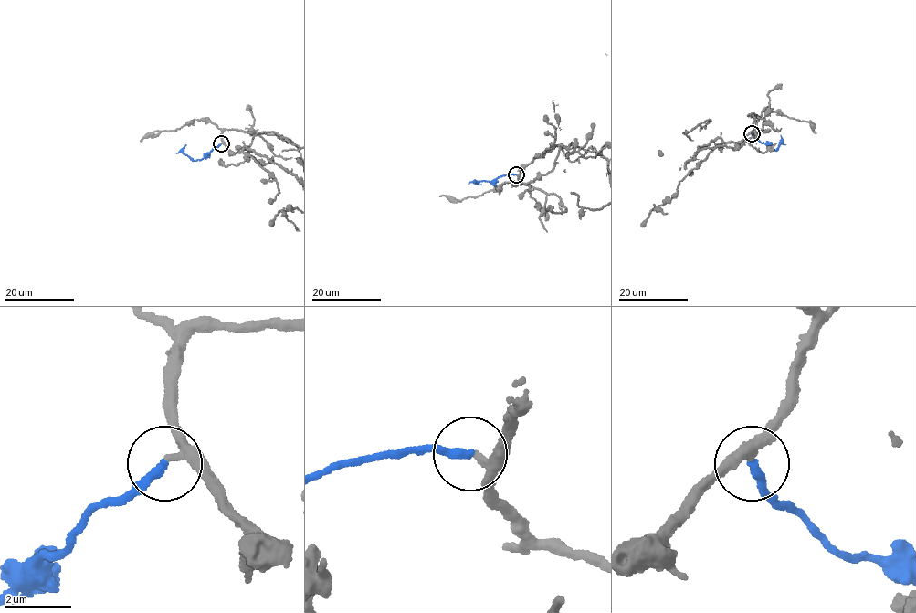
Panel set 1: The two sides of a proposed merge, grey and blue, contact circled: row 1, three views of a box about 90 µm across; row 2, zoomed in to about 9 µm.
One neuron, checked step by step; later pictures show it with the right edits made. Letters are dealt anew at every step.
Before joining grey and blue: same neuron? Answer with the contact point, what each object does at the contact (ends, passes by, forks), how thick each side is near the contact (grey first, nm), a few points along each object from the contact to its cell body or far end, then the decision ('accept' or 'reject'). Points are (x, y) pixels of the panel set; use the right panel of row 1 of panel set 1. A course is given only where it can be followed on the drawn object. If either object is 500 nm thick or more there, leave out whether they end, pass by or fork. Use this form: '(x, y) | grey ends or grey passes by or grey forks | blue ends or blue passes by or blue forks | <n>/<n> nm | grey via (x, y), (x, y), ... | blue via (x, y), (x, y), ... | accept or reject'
(752, 133) | grey passes by | blue ends | 240/260 nm | blue via (752, 132), (773, 150), (776, 151), (780, 143), (785, 144) | accept

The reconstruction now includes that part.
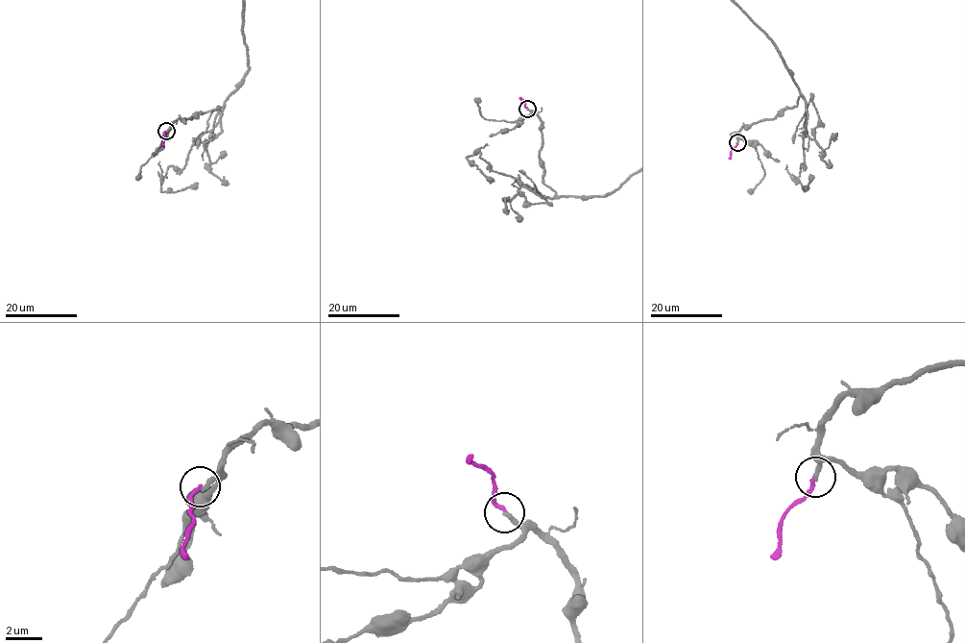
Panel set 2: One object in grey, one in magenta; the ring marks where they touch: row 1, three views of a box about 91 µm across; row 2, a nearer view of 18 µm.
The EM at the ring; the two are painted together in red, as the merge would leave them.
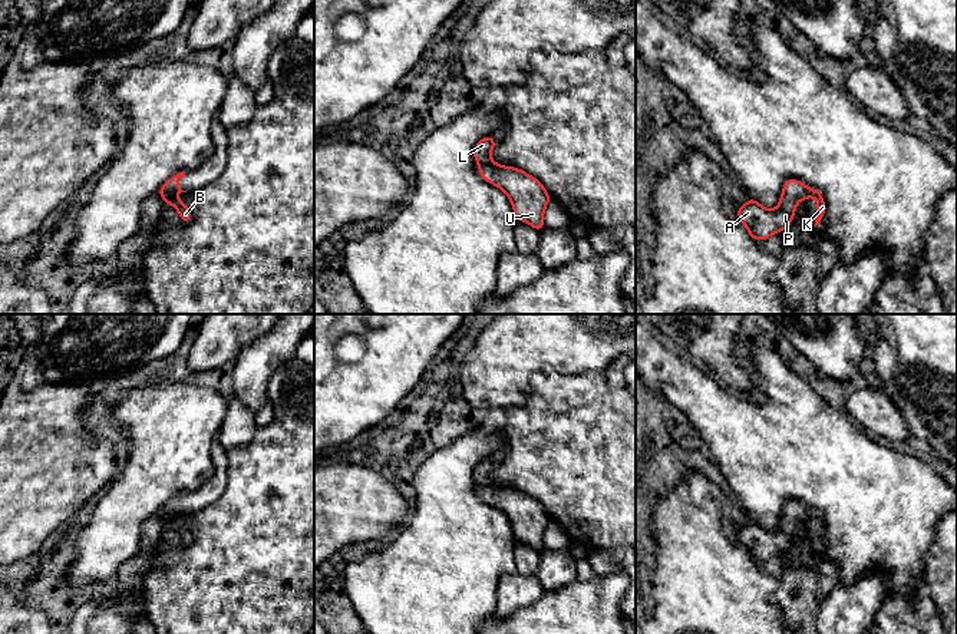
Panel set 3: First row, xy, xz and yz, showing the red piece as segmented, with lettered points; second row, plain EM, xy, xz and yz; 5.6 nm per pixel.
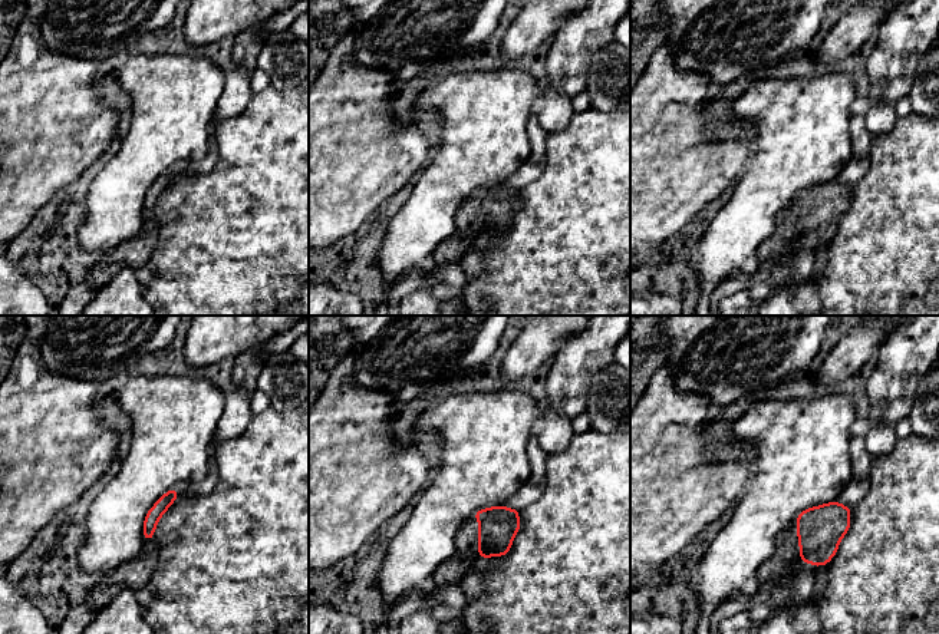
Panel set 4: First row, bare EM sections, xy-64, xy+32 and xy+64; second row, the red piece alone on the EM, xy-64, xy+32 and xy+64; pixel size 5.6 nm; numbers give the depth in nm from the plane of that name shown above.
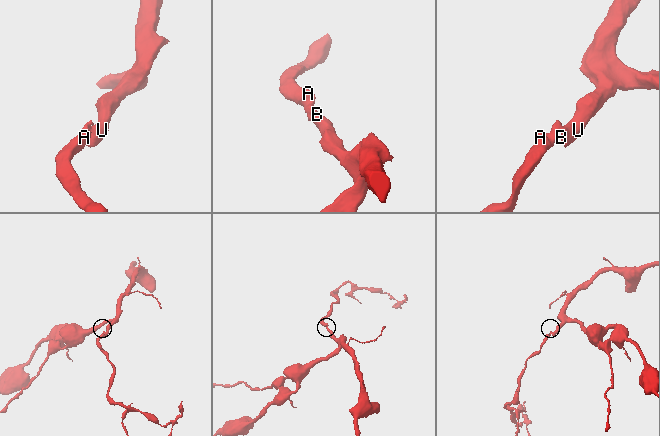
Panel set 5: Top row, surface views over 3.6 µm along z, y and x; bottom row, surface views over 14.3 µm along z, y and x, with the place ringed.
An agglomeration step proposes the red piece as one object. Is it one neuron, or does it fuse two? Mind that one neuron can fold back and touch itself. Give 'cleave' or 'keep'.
cleave

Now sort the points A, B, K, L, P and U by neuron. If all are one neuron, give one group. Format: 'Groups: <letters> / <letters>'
Groups: A L P / B K U

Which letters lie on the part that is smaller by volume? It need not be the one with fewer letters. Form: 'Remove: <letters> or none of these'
Remove: A, L, P

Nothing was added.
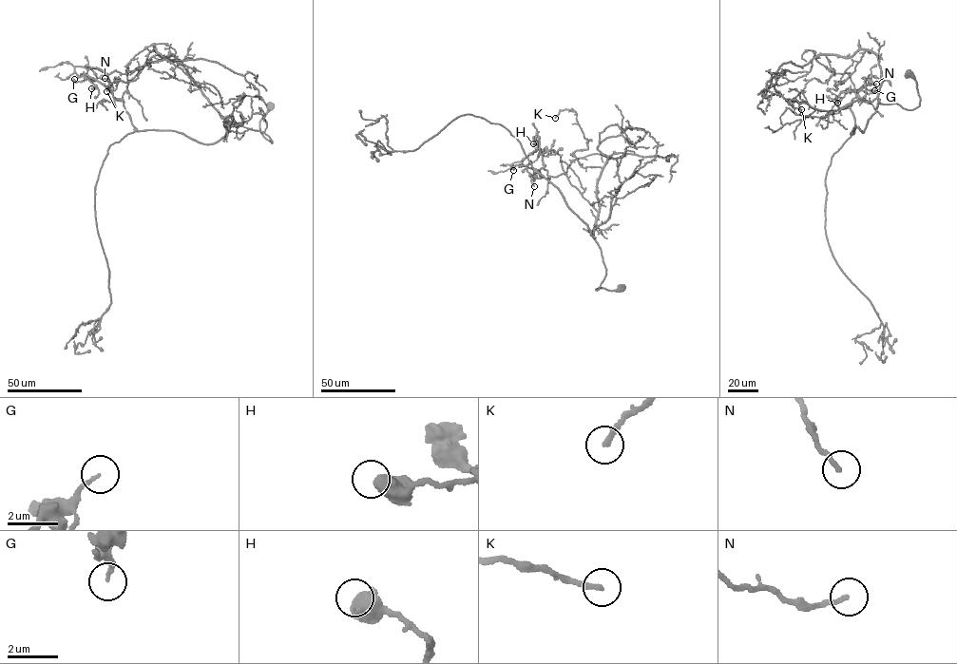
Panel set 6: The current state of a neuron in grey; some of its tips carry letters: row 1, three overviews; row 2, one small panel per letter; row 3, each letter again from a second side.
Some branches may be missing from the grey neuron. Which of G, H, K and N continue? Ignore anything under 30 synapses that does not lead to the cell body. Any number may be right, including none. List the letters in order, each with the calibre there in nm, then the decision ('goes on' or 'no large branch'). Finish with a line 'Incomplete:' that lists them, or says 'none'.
G: 160 nm thick; no large branch
H: 650 nm thick; no large branch
K: 200 nm thick; no large branch
N: 160 nm thick; no large branch
Incomplete: none

